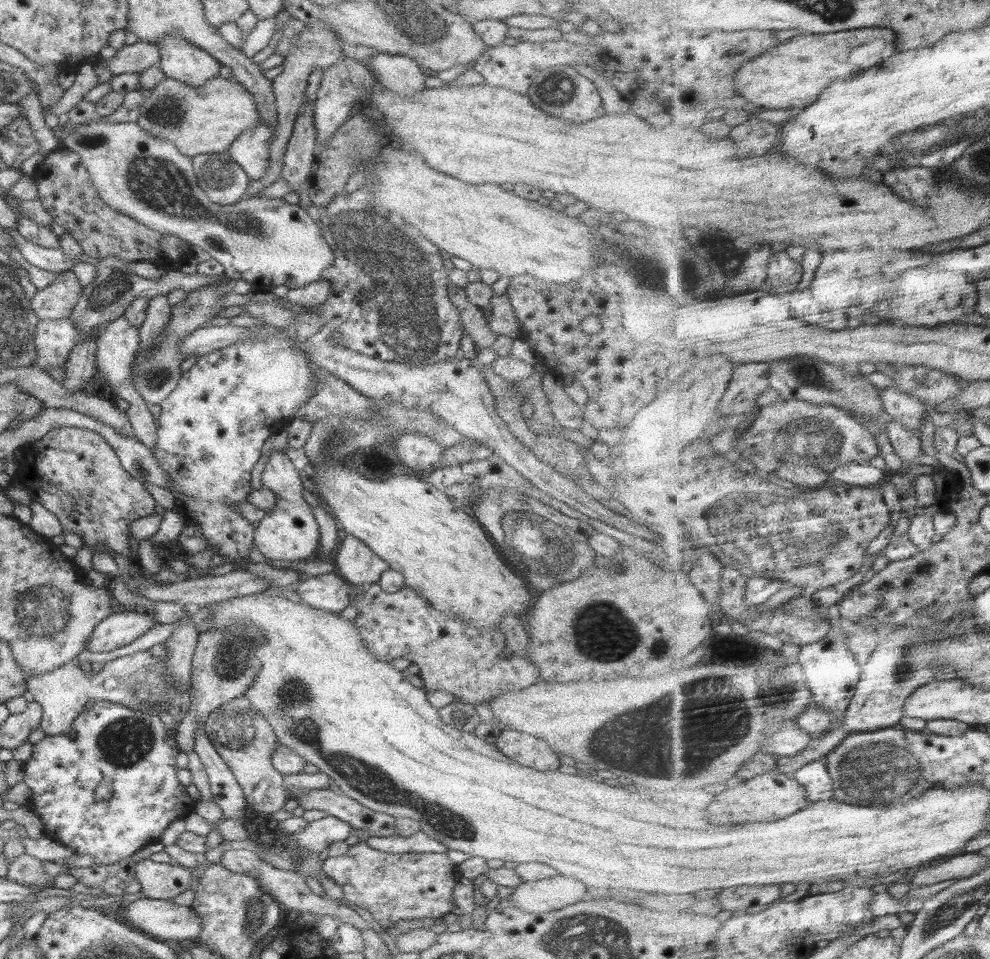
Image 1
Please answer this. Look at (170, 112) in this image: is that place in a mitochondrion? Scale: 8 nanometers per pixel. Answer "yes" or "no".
yes

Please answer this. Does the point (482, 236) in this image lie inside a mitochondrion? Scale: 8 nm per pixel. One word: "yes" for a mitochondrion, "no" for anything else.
no

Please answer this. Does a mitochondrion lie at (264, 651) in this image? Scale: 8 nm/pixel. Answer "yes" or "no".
yes

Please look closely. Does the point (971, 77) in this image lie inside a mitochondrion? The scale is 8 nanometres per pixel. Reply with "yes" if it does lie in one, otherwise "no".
no

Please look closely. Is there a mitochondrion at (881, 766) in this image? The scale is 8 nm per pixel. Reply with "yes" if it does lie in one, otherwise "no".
yes

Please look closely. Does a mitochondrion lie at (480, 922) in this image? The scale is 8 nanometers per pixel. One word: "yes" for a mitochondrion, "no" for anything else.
no

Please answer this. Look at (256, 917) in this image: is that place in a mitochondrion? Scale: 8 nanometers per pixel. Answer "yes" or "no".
yes

